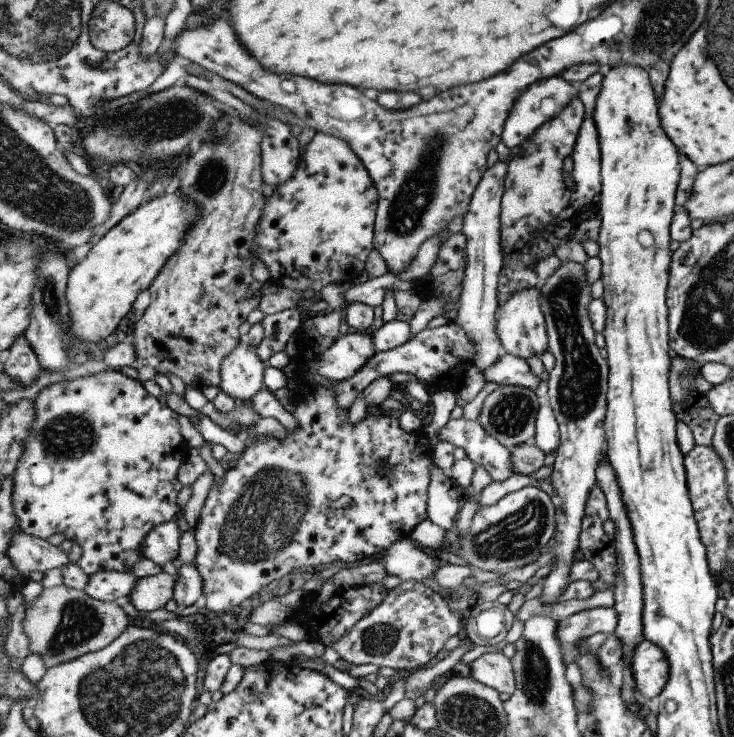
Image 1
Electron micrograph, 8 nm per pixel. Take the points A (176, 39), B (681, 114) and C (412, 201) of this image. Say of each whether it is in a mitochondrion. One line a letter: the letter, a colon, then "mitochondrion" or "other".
A: other
B: other
C: mitochondrion

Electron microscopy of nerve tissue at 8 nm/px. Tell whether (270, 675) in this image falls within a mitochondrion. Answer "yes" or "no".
no

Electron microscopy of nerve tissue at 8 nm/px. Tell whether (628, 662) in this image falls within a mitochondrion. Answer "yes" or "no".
no

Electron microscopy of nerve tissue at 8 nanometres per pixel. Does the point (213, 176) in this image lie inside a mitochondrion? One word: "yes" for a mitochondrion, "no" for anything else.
yes

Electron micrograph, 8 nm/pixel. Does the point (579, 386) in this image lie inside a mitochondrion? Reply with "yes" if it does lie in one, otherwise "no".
yes

